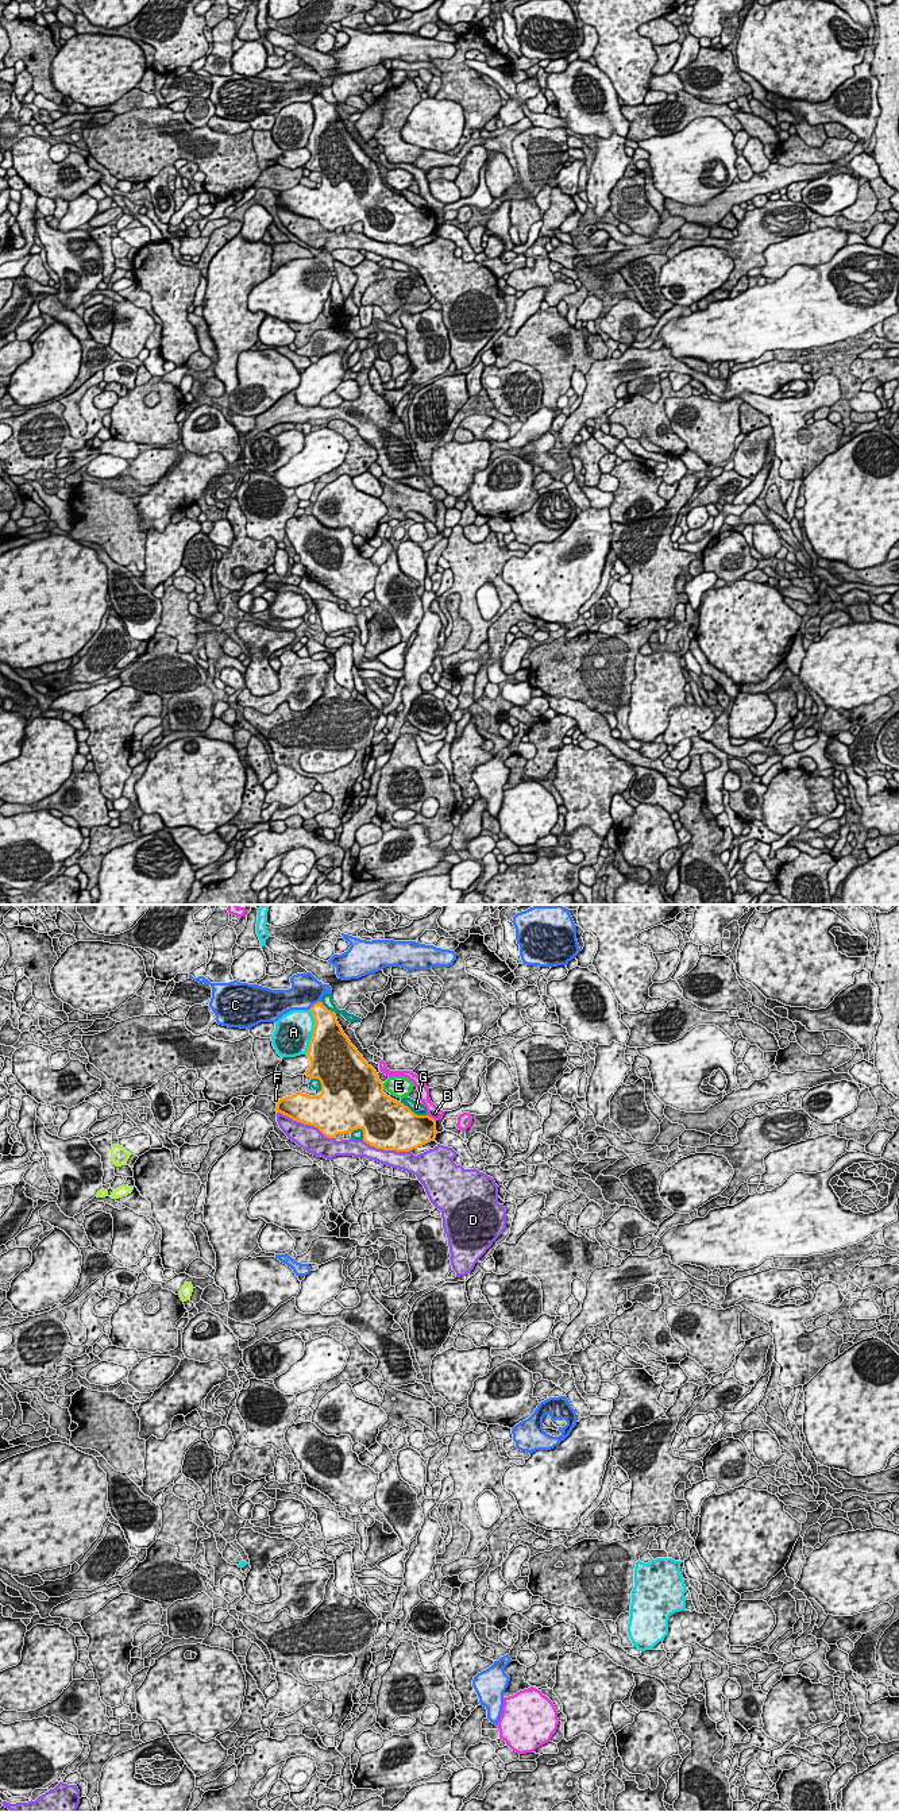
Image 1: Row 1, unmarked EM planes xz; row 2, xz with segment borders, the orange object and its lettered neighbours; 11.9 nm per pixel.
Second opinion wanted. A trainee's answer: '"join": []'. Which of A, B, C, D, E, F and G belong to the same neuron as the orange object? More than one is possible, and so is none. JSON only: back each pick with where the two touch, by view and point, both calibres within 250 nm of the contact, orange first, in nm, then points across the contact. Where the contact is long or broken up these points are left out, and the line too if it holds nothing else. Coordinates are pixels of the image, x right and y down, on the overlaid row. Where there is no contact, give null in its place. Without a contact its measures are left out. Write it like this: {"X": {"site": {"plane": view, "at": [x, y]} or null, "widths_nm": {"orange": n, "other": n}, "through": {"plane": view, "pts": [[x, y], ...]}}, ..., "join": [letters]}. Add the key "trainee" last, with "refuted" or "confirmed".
{"join": [], "trainee": "confirmed"}

